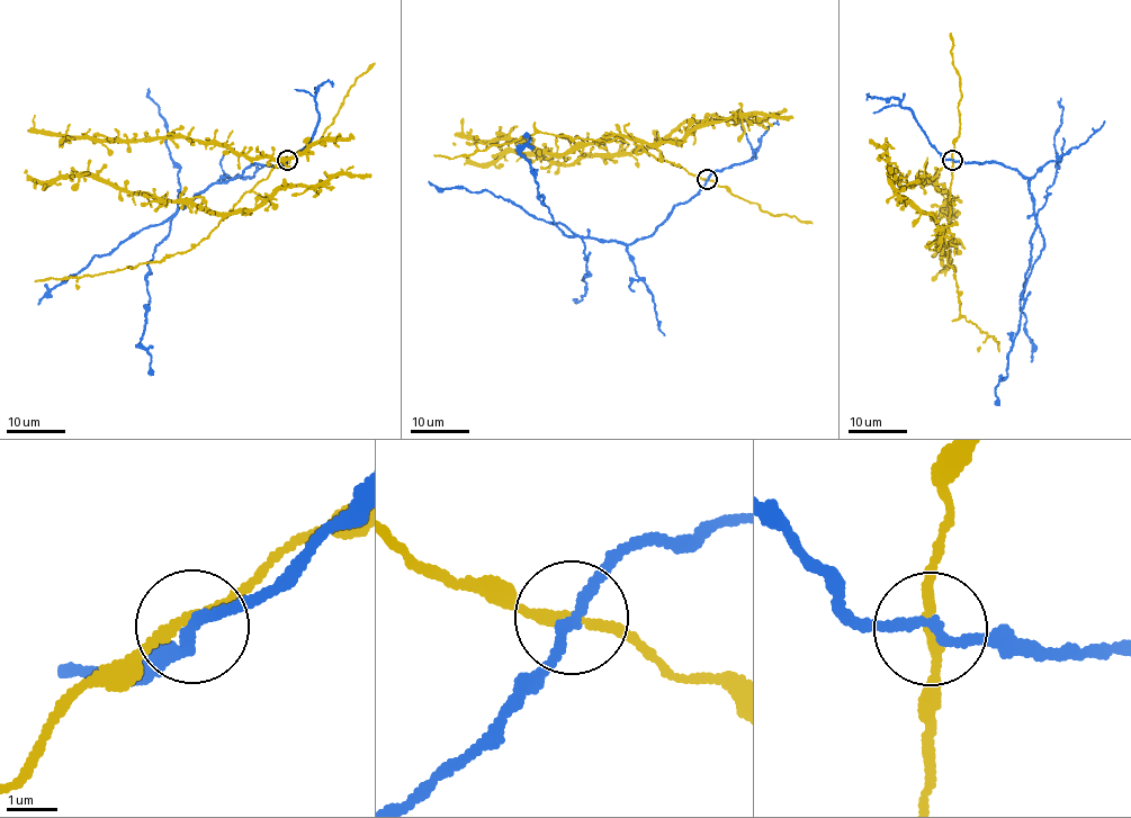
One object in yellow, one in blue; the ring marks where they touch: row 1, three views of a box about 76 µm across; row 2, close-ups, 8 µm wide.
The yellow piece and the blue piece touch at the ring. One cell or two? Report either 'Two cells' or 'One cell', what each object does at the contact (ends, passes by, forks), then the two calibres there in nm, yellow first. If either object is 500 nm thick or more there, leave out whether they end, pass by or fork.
Two cells. At the ring yellow passes by. At the ring blue passes by. Thickness 170 nm (yellow) against 200 nm

